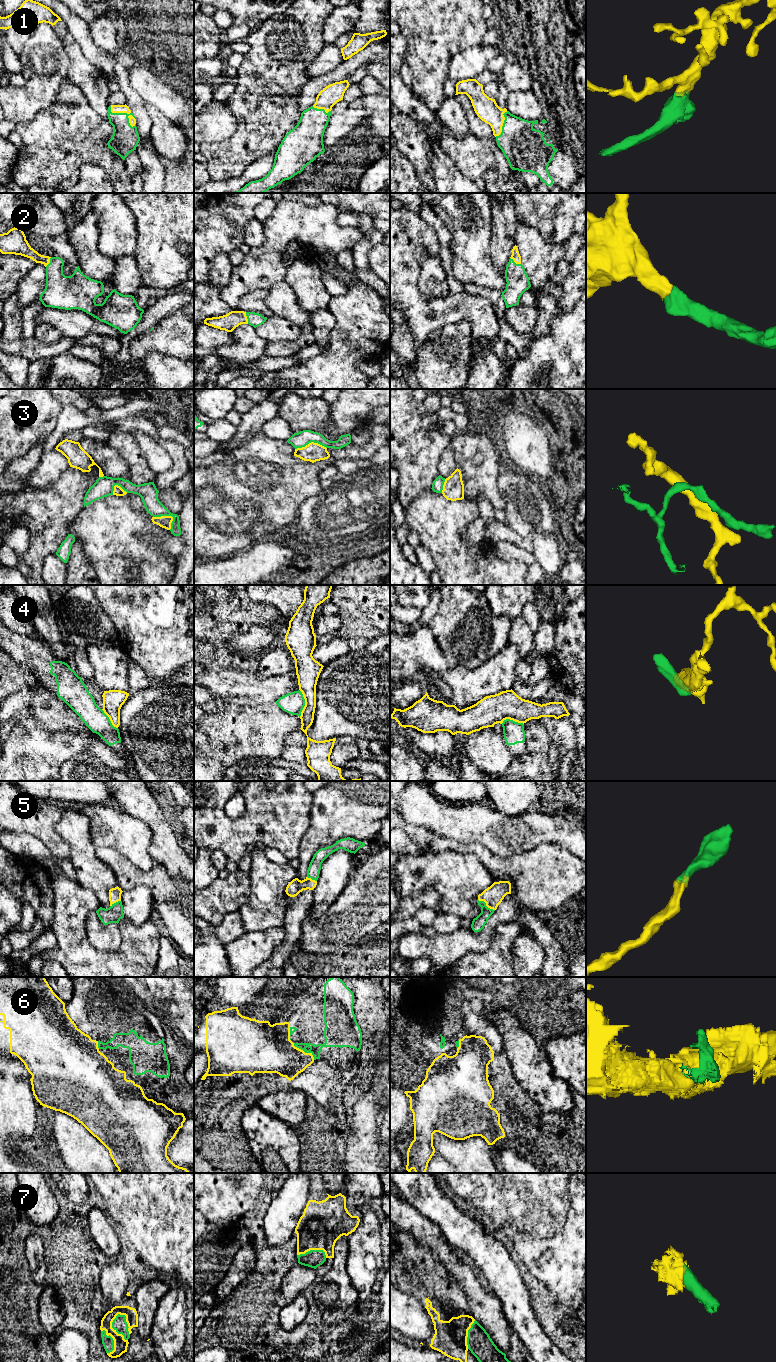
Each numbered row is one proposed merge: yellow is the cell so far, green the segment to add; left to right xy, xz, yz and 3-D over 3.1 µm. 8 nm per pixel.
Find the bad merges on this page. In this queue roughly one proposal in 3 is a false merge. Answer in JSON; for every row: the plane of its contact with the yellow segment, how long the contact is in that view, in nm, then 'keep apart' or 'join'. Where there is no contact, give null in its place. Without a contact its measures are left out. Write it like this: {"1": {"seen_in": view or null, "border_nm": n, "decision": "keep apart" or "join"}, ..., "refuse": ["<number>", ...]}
{"1": {"seen_in": "xy", "border_nm": 260, "decision": "join"}, "2": {"seen_in": "yz", "border_nm": 110, "decision": "join"}, "3": {"seen_in": "xy", "border_nm": 180, "decision": "keep apart"}, "4": {"seen_in": "xz", "border_nm": 220, "decision": "keep apart"}, "5": {"seen_in": "yz", "border_nm": 160, "decision": "join"}, "6": {"seen_in": "xz", "border_nm": 220, "decision": "keep apart"}, "7": {"seen_in": "xy", "border_nm": 240, "decision": "join"}, "refuse": ["3", "4", "6"]}

